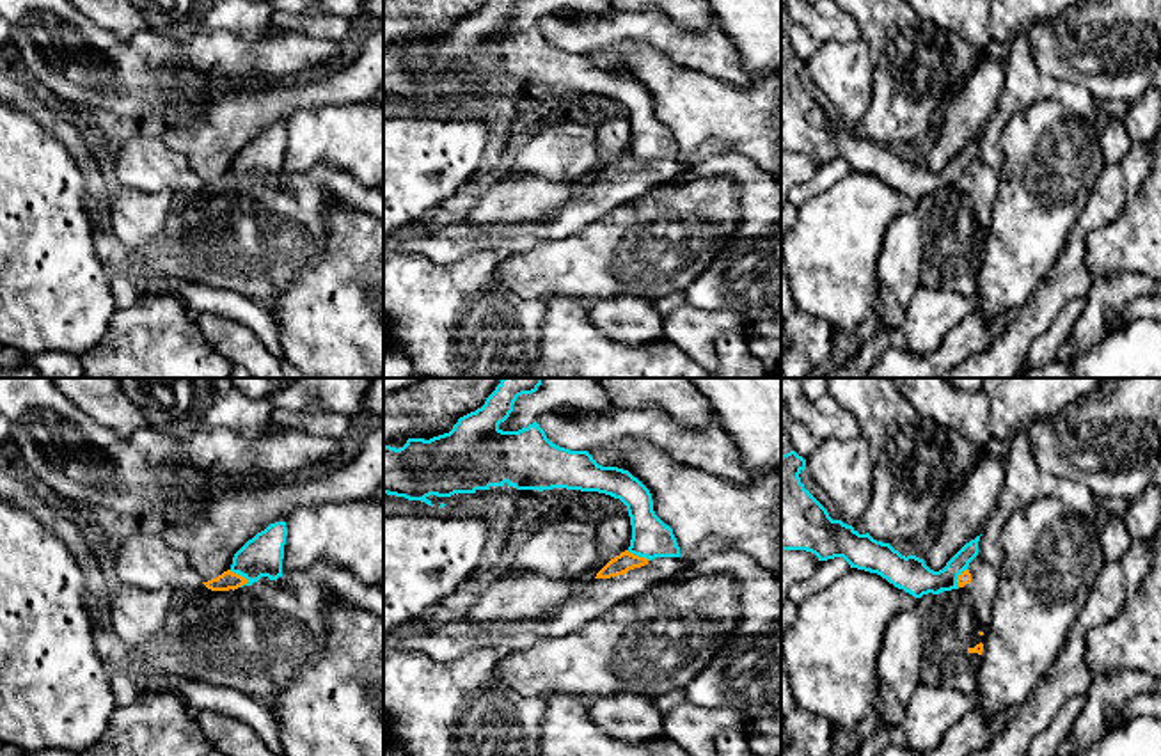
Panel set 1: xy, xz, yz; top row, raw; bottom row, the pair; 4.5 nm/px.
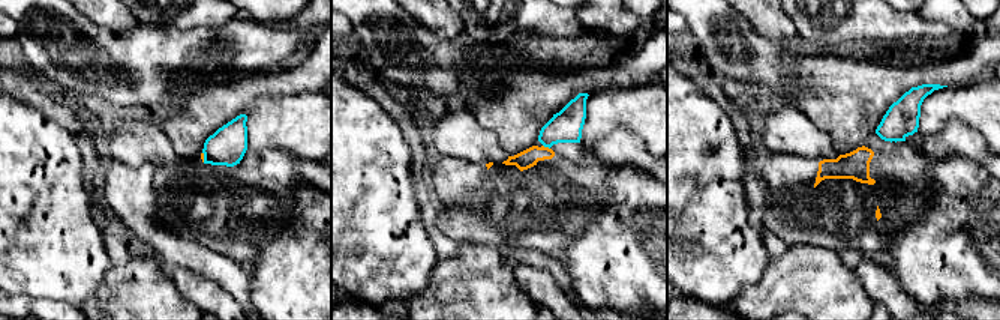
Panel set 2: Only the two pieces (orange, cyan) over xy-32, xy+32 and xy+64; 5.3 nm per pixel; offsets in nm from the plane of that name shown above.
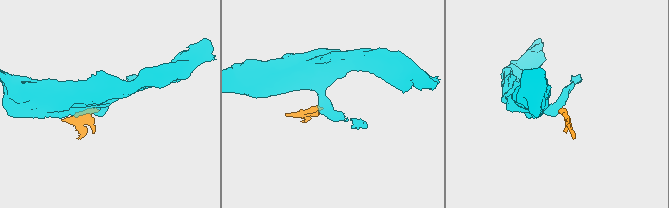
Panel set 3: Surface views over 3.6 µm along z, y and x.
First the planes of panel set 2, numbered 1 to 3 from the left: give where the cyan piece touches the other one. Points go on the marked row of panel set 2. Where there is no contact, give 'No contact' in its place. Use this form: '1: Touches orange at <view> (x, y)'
1: Touches orange at xy-32 (203, 156)
2: Touches orange at xy+32 (546, 147)
3: No contact

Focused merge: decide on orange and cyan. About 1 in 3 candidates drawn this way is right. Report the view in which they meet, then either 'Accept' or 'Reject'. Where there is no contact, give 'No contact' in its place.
Touches orange in xy. Reject

